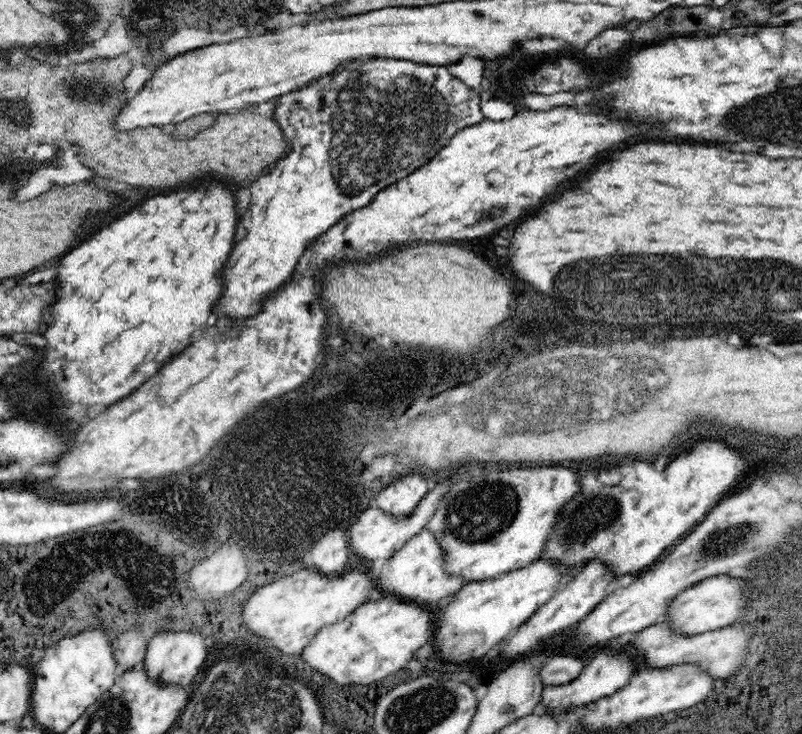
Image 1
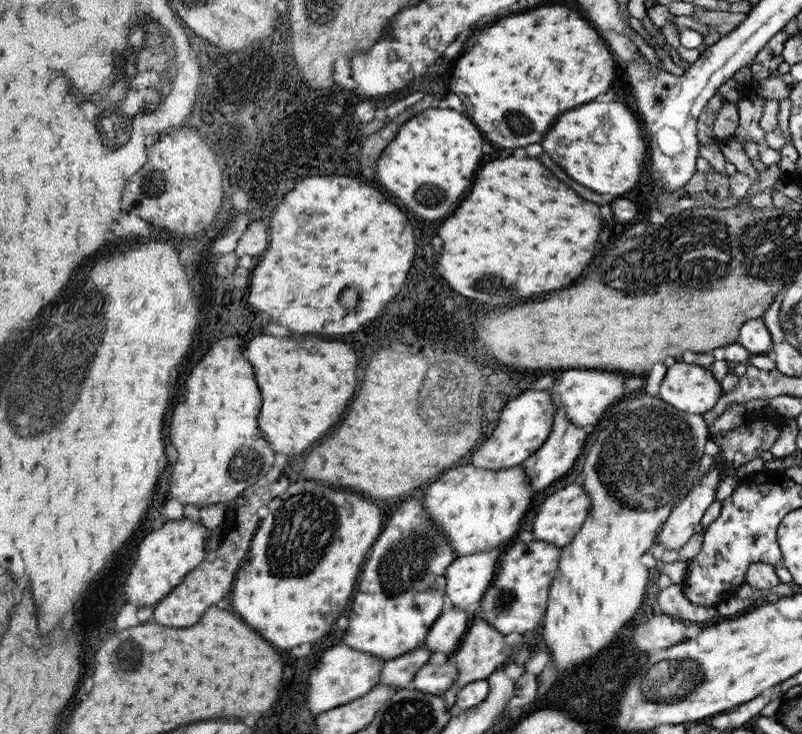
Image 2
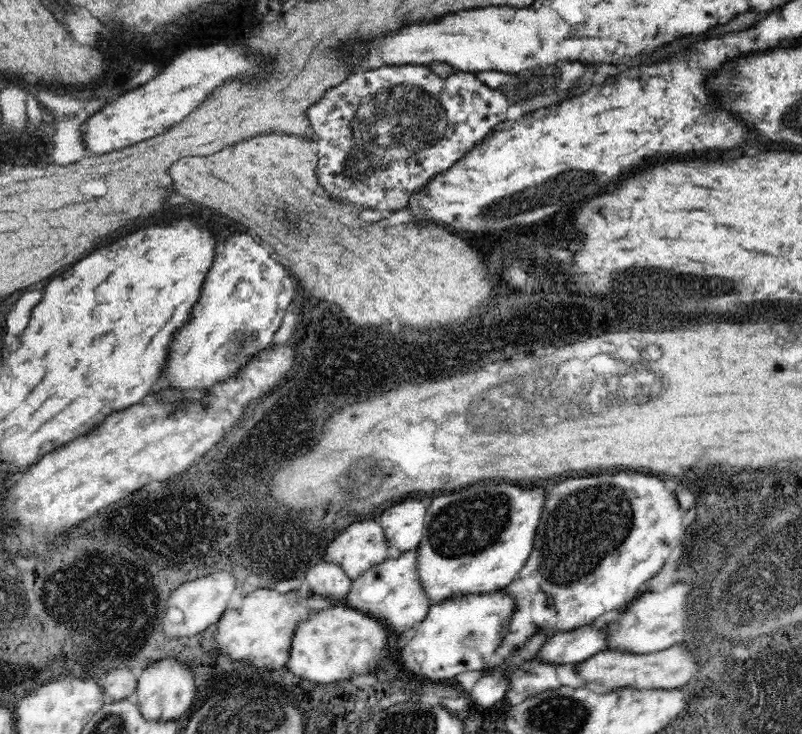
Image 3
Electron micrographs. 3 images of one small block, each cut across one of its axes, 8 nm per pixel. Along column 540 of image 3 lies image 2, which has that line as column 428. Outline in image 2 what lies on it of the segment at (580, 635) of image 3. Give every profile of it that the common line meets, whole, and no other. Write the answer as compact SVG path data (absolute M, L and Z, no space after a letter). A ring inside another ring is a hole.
M421 644L417 650L395 658L395 660L387 660L383 662L383 670L381 670L381 682L379 686L391 686L397 690L405 690L409 682L413 682L415 672L425 666L431 658L431 650Z

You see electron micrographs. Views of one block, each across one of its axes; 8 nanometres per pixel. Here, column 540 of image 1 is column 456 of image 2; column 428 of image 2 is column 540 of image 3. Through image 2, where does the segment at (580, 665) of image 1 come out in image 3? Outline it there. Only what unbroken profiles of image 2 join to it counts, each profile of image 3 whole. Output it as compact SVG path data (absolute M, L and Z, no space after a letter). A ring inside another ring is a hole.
M526 660L522 662L510 676L510 690L518 692L526 698L562 688L556 666L554 664L544 664L538 660Z

